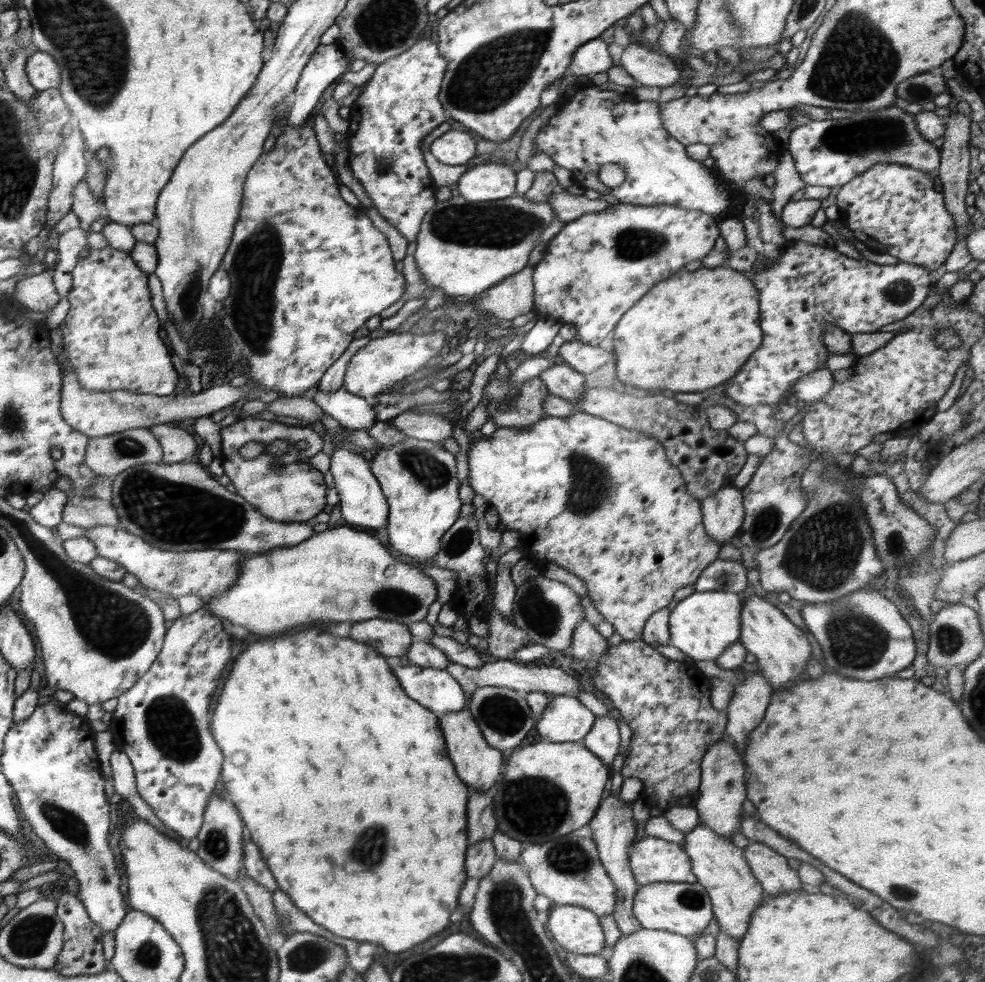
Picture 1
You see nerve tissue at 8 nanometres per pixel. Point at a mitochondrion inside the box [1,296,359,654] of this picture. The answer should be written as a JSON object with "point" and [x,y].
{"point":[170,512]}

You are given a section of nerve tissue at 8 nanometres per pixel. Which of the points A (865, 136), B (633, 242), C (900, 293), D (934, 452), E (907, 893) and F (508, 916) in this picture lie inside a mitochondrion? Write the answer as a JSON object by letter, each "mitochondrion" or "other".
{"A":"mitochondrion","B":"mitochondrion","C":"mitochondrion","D":"other","E":"mitochondrion","F":"mitochondrion"}

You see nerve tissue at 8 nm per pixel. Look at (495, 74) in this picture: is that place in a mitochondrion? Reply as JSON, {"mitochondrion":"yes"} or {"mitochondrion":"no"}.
{"mitochondrion":"yes"}

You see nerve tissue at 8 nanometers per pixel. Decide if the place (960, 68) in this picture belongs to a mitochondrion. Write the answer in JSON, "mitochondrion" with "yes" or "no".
{"mitochondrion":"no"}

